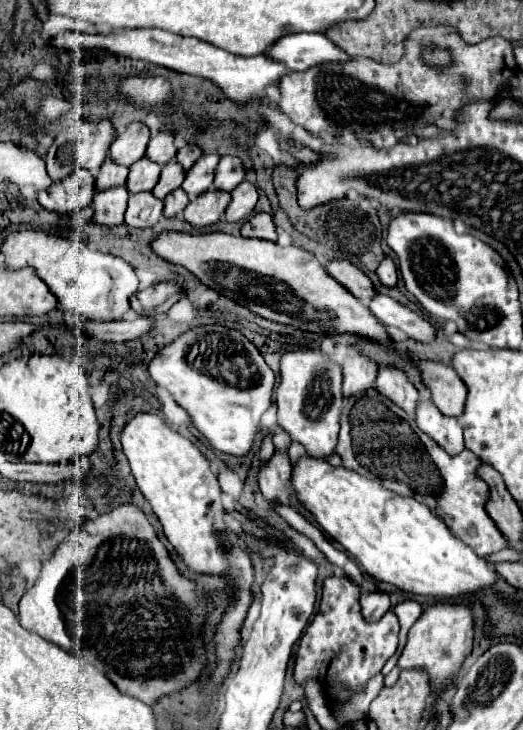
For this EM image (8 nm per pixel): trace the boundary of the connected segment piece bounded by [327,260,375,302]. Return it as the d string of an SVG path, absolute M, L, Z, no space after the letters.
M331 260L327 264L327 272L331 278L335 278L343 288L347 288L361 302L369 300L369 296L373 296L375 292L371 280L363 274L363 270L351 264L349 260Z

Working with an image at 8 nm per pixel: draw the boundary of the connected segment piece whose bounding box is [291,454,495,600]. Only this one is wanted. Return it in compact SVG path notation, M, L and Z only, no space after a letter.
M309 454L293 464L291 484L297 500L315 516L317 524L379 582L443 600L495 582L495 570L471 548L465 548L425 504L409 496L399 496L353 470L335 468L327 460L317 460Z

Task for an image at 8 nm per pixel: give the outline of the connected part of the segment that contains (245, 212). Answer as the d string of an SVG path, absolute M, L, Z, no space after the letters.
M243 180L231 192L231 196L233 196L233 200L225 210L225 220L227 222L239 222L241 218L245 218L245 216L249 216L253 212L255 204L257 204L257 188L251 182Z

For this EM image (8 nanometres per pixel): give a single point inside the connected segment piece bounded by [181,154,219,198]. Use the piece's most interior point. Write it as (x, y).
(199, 179)

